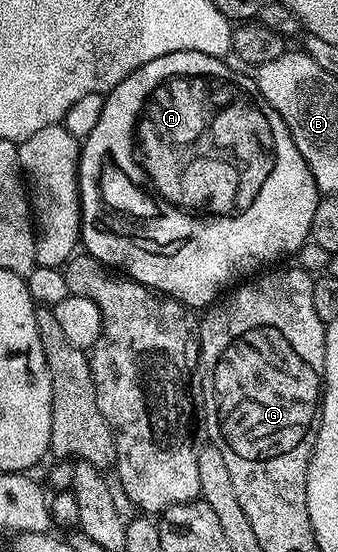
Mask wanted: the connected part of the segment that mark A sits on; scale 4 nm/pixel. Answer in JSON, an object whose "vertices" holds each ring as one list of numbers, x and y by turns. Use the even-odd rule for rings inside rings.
{"vertices":[[185,50,169,52,168,55,159,56,137,68,104,97,97,125,93,127,93,132,89,132,87,138,82,139,79,152,79,236,82,249,103,266,132,278,143,286,148,286,150,290,175,298,188,308,210,307,220,295,242,283,248,276,275,264,270,262,275,262,278,258,290,259,295,256,311,238,313,212,317,212,321,201,315,178,309,172,301,152,297,152,297,144,293,144,293,136,285,120,281,120,281,116,269,104,269,100,261,96,250,73,238,74,233,67,226,66,223,61,222,57,214,58,201,52]]}

